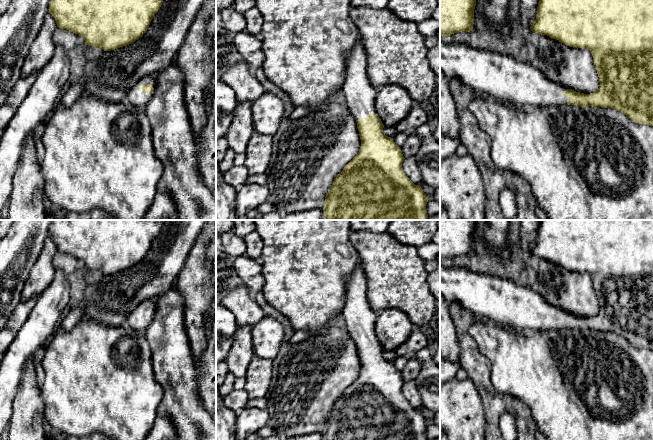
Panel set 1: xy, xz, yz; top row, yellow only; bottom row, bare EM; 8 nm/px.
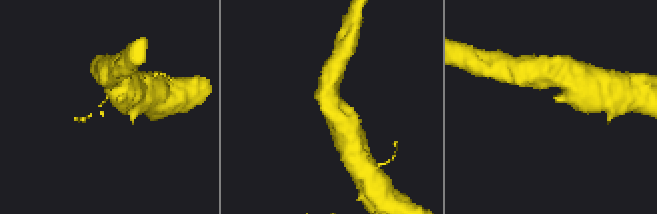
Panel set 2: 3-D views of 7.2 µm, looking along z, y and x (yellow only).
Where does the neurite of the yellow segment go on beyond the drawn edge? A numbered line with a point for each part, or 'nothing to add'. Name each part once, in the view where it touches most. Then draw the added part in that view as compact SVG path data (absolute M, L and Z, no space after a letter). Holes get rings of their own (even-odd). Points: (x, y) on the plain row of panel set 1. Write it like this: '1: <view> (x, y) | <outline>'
1: xy (136, 321) | M148 299L140 303L134 311L130 313L127 317L125 324L137 331L145 331L148 326L151 324L153 317L144 317L139 311L140 309L149 309L153 307L153 312L156 310L156 301L155 299Z

